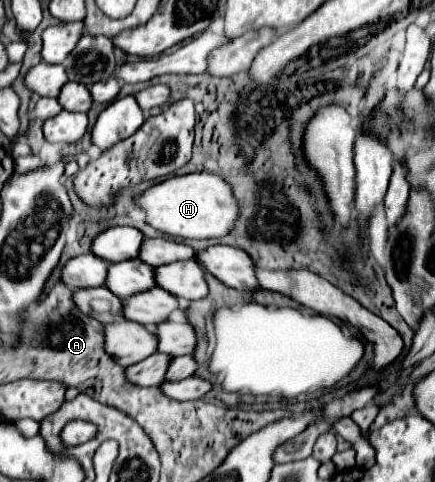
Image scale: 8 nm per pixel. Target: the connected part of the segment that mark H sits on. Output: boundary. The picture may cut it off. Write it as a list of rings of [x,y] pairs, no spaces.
[[[189,173],[181,177],[171,177],[163,183],[147,189],[137,205],[147,215],[147,223],[163,233],[183,239],[219,239],[233,231],[241,207],[233,197],[231,187],[219,175],[213,173]]]

